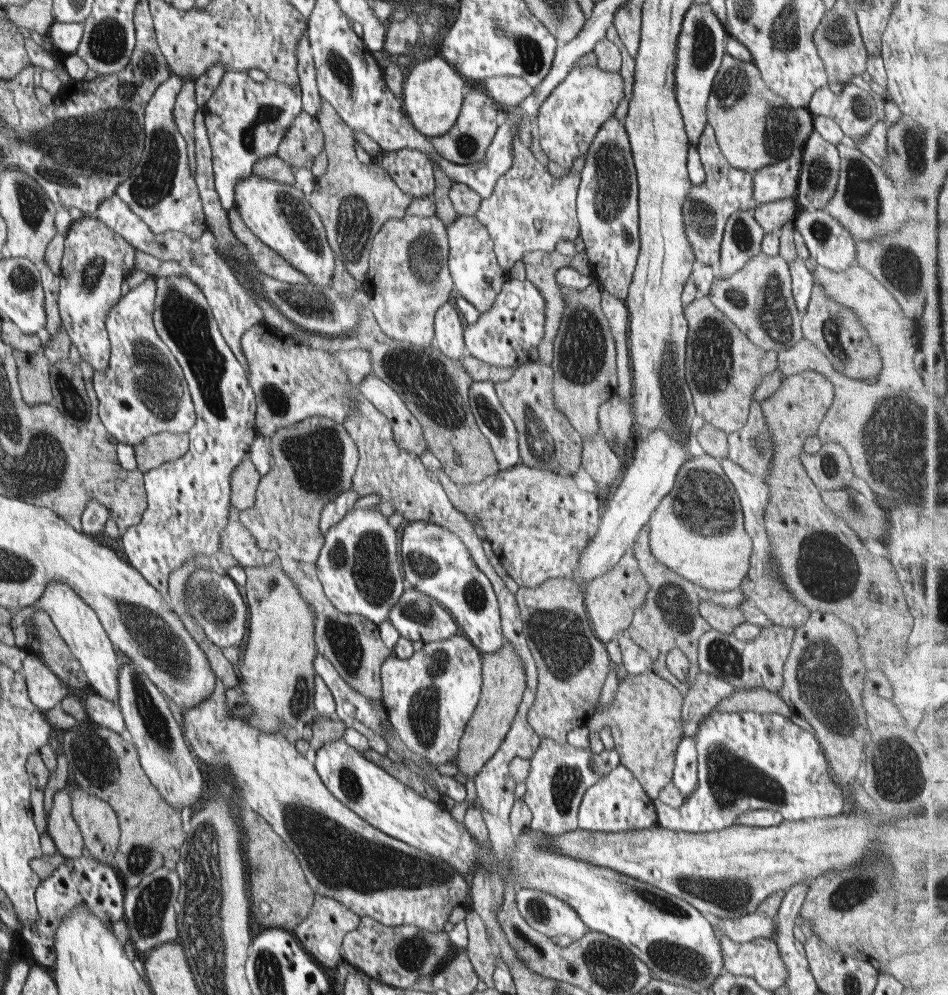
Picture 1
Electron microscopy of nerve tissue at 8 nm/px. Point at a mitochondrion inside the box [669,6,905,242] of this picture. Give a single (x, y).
(863, 196)

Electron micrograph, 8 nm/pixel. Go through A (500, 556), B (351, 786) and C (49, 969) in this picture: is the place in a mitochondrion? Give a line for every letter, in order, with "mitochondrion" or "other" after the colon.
A: other
B: mitochondrion
C: other

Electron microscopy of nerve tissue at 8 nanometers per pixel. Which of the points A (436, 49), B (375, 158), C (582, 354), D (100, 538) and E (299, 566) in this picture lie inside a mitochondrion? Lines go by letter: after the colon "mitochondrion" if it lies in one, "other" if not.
A: other
B: other
C: mitochondrion
D: other
E: other

